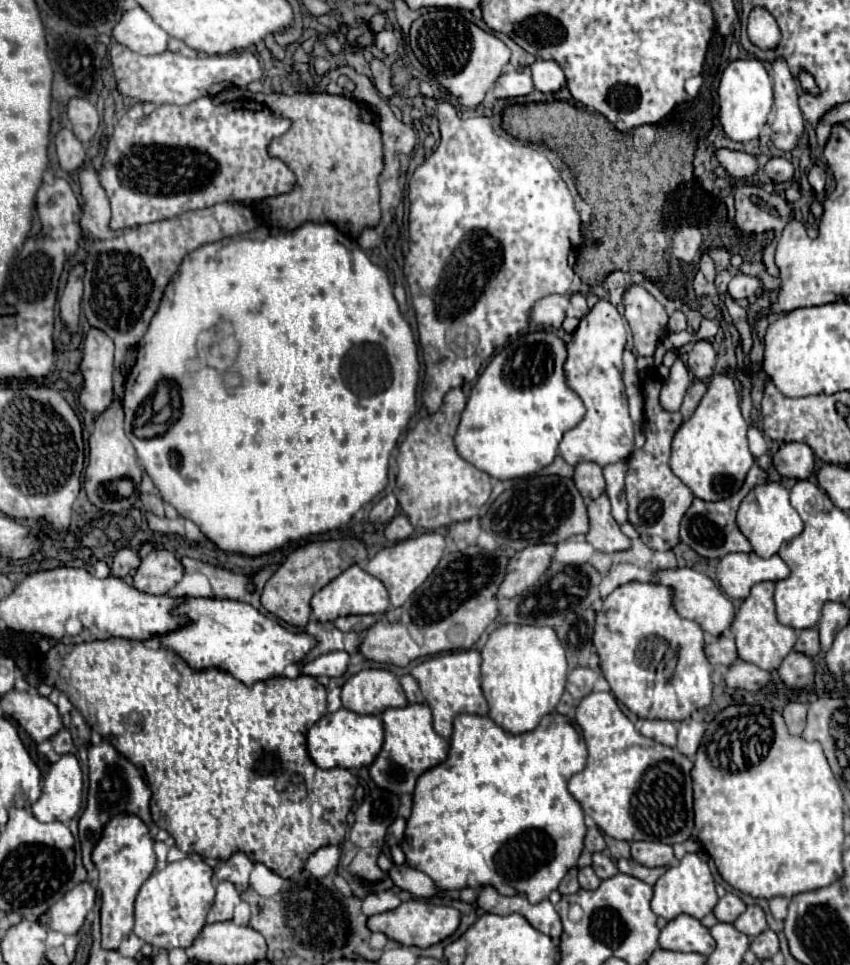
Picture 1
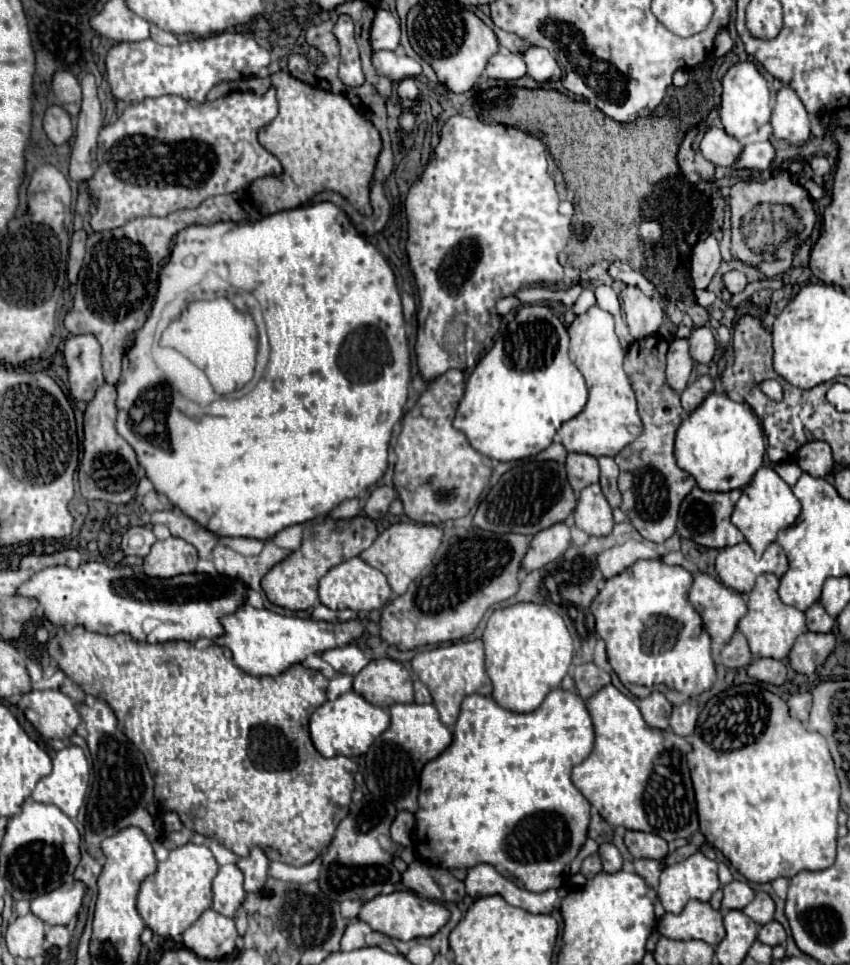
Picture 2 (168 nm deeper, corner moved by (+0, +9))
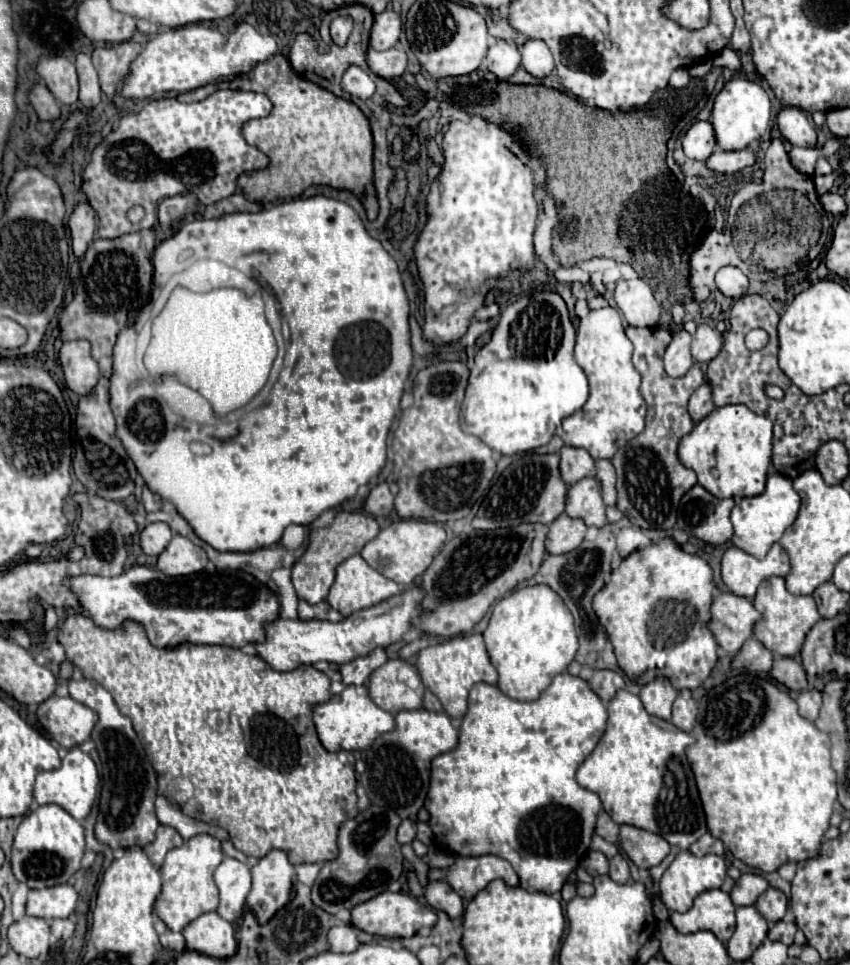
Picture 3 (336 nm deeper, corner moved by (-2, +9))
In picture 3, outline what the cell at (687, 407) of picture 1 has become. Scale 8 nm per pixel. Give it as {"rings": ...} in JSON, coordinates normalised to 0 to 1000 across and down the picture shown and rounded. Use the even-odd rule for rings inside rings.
{"rings":[[[828,397],[826,401],[821,401],[821,403],[814,407],[814,411],[812,411],[812,416],[809,416],[809,428],[812,428],[814,436],[821,438],[821,436],[826,436],[826,434],[828,434],[833,428],[838,428],[838,426],[840,426],[838,403],[835,403],[833,397]]]}

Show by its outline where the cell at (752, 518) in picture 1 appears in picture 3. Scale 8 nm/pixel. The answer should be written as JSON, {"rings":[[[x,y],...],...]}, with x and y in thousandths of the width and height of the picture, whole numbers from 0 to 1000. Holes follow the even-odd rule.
{"rings":[[[908,490],[904,492],[901,509],[889,515],[878,515],[871,517],[871,521],[861,527],[861,544],[864,544],[864,554],[861,563],[882,573],[889,579],[899,579],[904,569],[920,556],[920,552],[936,540],[941,527],[941,513],[934,509],[932,498],[925,496],[922,492]]]}

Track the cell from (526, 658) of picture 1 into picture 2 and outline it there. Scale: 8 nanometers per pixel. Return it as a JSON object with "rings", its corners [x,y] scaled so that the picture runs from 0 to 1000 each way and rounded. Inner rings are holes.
{"rings":[[[607,625],[576,637],[567,658],[572,670],[572,697],[579,706],[579,724],[598,737],[631,737],[645,716],[659,712],[673,687],[673,660],[661,639],[642,627]]]}

